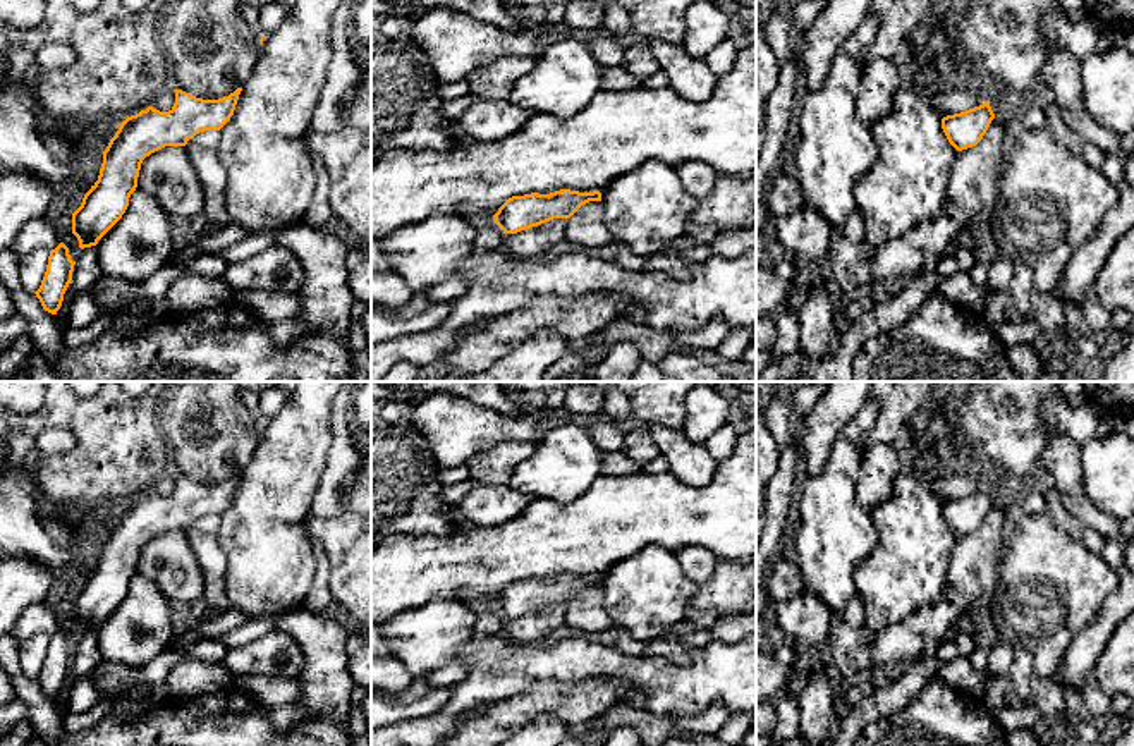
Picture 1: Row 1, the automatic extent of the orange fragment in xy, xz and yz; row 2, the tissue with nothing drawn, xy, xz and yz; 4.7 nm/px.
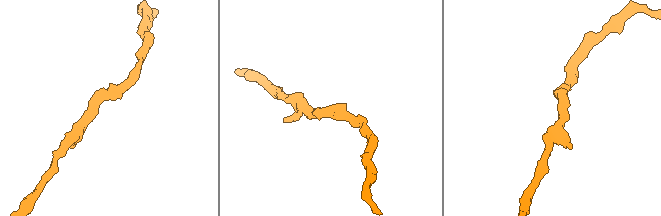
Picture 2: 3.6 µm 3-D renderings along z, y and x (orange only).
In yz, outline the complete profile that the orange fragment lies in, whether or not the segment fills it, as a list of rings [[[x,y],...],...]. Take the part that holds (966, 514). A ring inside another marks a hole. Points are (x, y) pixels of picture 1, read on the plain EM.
[[[988,485],[979,492],[943,502],[942,514],[948,528],[957,536],[962,536],[976,531],[983,524],[993,504],[995,498]]]

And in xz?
[[[560,574],[550,579],[531,578],[509,583],[493,603],[503,619],[517,619],[553,603],[567,605],[589,586],[601,586],[601,578],[579,578],[570,574]]]

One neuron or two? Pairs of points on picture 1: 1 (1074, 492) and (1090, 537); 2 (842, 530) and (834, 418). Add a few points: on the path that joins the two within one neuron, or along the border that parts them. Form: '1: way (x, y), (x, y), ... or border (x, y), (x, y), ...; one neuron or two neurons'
1: border (1059, 492), (1060, 502), (1103, 538); two neurons
2: border (861, 406), (858, 415), (835, 439), (818, 473); two neurons

